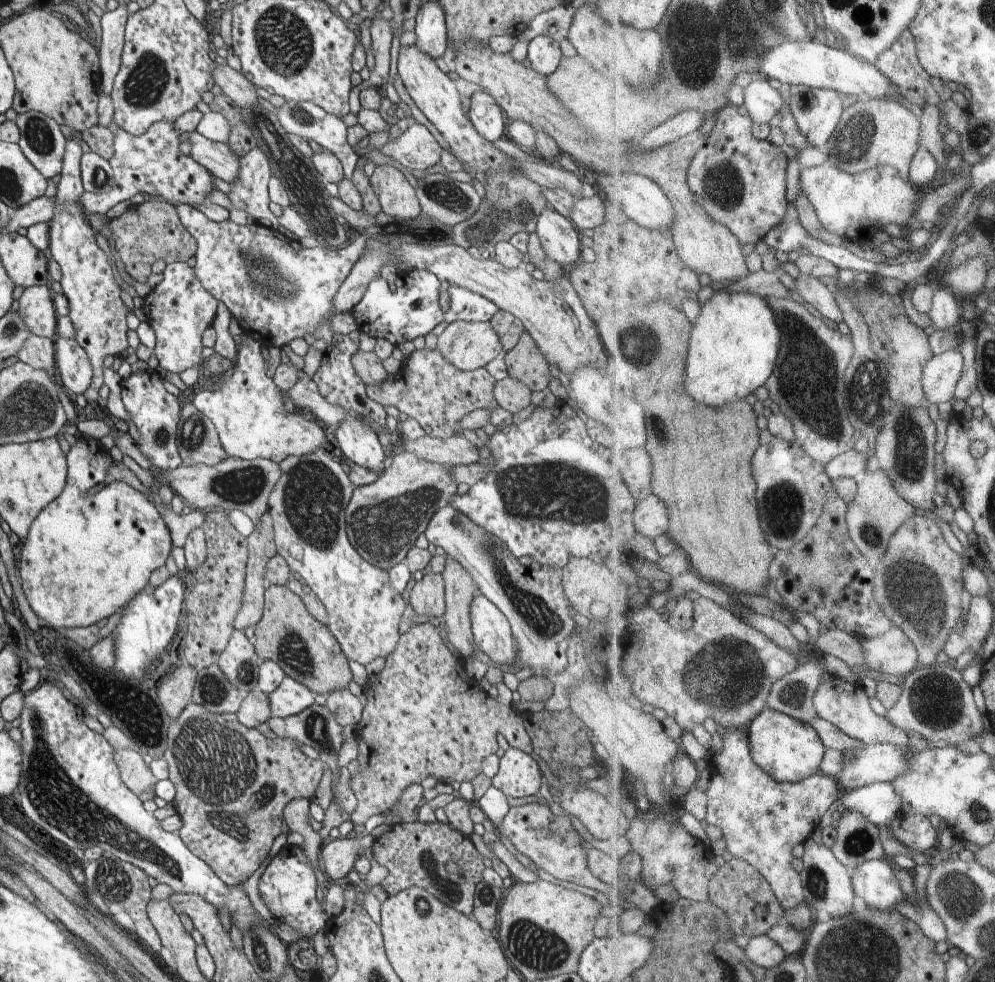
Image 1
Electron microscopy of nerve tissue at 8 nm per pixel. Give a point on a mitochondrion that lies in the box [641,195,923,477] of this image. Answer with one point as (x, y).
(809, 379)

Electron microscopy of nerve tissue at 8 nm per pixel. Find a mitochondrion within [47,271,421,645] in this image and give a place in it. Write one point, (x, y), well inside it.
(313, 497)

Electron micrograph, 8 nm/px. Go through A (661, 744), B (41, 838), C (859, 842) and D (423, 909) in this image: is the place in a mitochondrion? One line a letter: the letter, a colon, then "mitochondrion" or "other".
A: other
B: mitochondrion
C: mitochondrion
D: mitochondrion

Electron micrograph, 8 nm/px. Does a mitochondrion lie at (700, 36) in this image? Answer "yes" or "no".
yes

